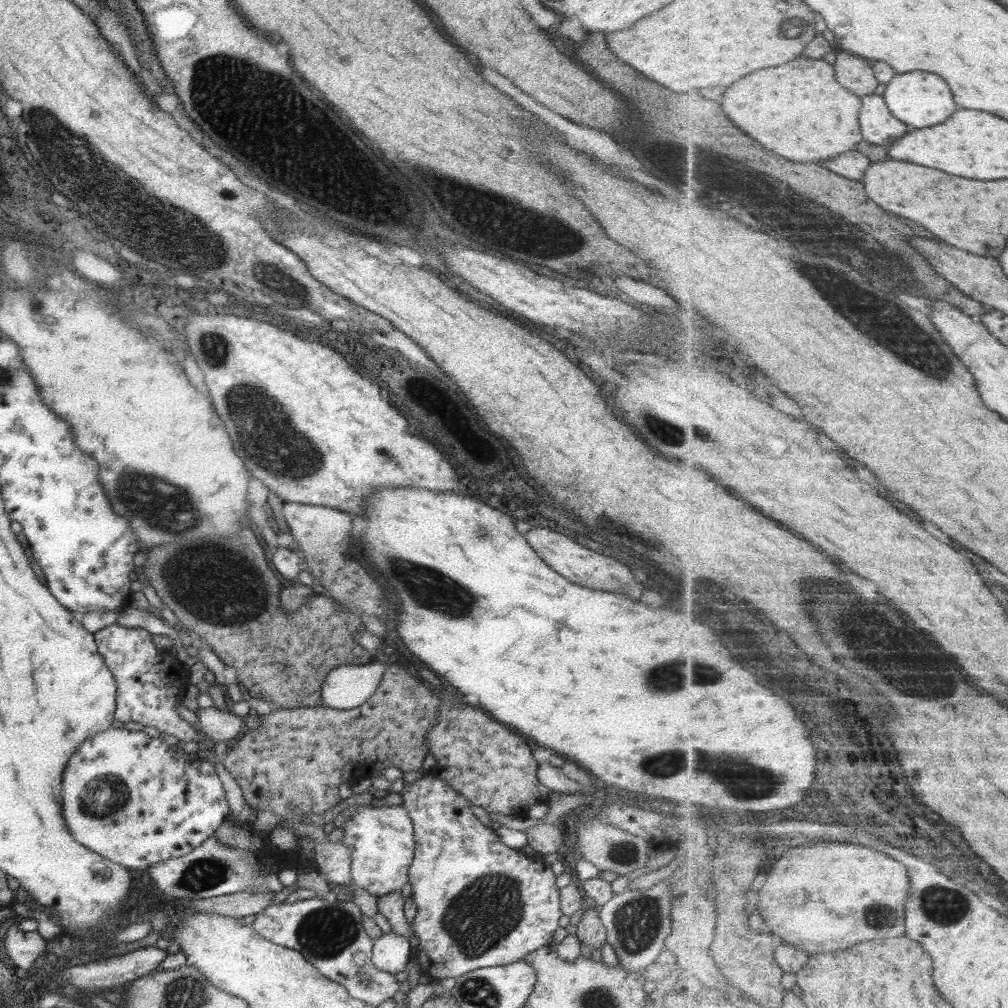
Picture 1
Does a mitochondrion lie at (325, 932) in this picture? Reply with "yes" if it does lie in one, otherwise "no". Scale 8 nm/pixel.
yes

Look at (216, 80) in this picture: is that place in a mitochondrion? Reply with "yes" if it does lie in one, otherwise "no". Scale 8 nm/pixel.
yes

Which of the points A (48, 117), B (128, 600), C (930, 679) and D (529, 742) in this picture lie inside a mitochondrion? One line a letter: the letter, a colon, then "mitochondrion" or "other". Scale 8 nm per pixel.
A: mitochondrion
B: other
C: mitochondrion
D: other

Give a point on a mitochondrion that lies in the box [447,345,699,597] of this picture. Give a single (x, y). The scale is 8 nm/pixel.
(483, 531)

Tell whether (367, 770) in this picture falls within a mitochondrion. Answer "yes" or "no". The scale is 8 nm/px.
no

